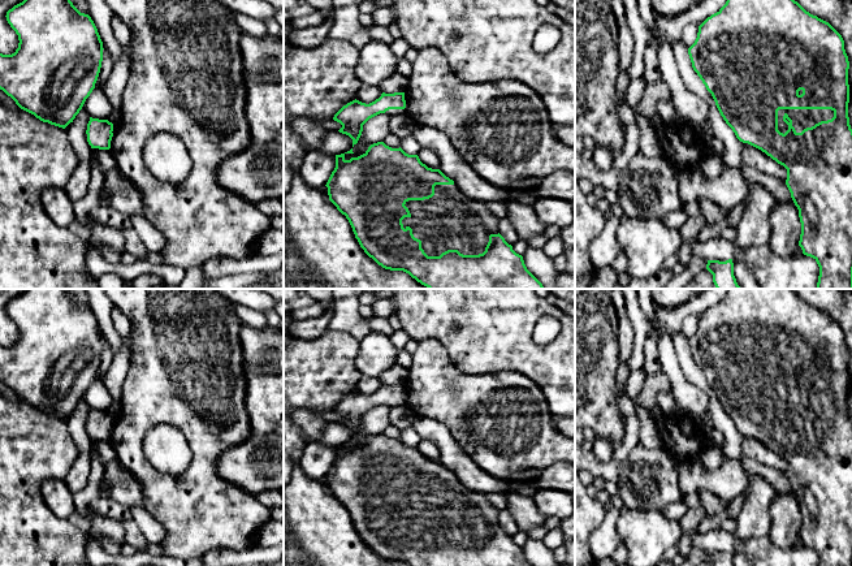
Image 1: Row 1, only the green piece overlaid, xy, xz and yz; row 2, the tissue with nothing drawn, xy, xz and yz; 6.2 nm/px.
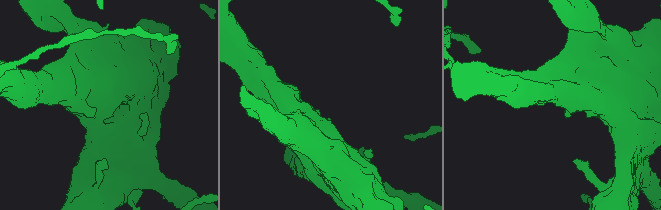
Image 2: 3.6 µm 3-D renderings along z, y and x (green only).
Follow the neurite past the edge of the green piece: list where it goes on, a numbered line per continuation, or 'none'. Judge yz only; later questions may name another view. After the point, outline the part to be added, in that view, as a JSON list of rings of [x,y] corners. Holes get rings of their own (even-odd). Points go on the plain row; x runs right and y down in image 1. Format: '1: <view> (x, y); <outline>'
1: yz (801, 410); [[[779,401],[778,422],[783,425],[788,422],[788,416],[783,412],[786,405],[792,411],[792,418],[796,424],[801,424],[806,419],[812,419],[821,412],[827,412],[834,409],[834,402],[831,401]]]

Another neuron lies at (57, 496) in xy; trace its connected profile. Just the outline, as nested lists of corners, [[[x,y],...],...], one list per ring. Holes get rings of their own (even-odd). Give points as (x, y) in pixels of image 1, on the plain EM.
[[[47,479],[43,481],[40,491],[46,505],[56,517],[68,519],[75,511],[73,492],[64,479]]]

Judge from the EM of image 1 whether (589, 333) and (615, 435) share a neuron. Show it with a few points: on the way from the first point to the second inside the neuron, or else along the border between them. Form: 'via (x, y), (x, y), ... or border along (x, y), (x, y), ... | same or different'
via (589, 358), (589, 400), (599, 410) | same

